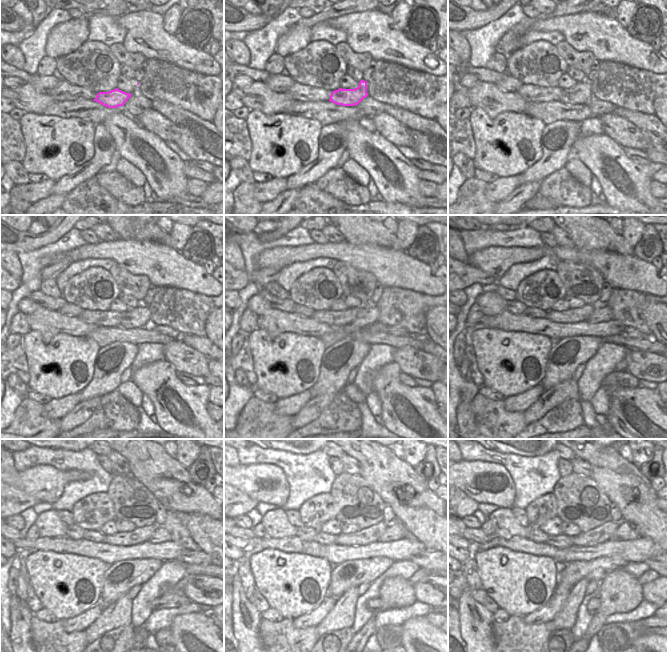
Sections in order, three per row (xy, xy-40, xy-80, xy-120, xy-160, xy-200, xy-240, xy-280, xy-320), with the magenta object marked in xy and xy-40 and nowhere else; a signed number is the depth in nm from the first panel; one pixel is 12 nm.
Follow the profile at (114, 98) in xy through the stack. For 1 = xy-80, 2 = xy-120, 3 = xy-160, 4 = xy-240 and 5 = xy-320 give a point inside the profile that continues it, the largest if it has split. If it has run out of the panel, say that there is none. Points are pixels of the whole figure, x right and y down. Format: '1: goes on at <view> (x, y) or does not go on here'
1: goes on at xy-80 (581, 93)
2: goes on at xy-120 (138, 317)
3: goes on at xy-160 (366, 316)
4: goes on at xy-240 (161, 535)
5: goes on at xy-320 (625, 531)

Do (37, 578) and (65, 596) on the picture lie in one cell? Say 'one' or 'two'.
one

